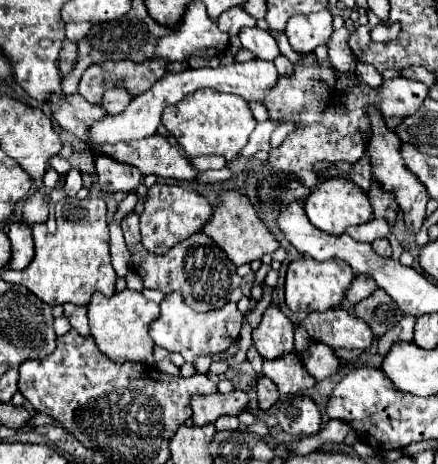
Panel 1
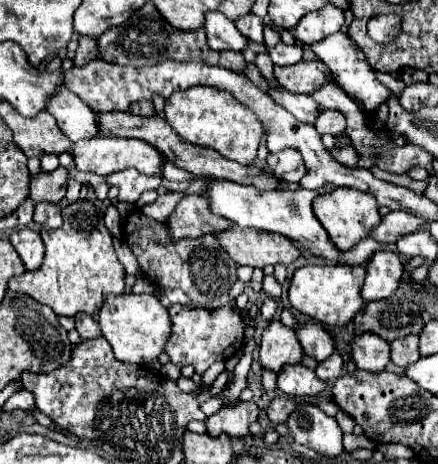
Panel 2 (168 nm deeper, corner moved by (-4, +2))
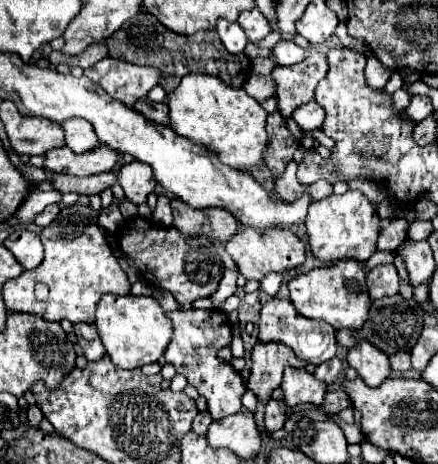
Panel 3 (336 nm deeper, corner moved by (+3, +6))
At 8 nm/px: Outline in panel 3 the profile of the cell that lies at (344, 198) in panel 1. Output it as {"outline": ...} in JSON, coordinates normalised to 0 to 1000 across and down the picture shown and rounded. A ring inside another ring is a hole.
{"outline":[[[792,412],[788,420],[760,420],[742,433],[710,438],[696,472],[696,494],[705,506],[710,541],[724,558],[742,567],[774,558],[838,563],[861,541],[870,472],[856,455],[856,442],[824,412]]]}

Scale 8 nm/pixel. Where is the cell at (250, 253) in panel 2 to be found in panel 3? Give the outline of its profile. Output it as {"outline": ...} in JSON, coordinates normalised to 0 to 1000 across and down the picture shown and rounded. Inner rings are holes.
{"outline":[[[555,489],[555,498],[541,502],[541,511],[532,511],[514,528],[514,537],[527,550],[527,558],[537,563],[546,588],[559,601],[582,601],[582,606],[596,606],[619,584],[646,588],[646,584],[674,580],[674,575],[696,567],[696,528],[692,528],[692,519],[669,498],[646,494],[646,489],[619,489],[619,494]]]}

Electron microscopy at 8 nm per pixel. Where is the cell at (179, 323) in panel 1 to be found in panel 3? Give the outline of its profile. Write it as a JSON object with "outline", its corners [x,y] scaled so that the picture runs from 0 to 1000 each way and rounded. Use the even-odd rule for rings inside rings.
{"outline":[[[432,666],[432,670],[390,670],[381,683],[395,692],[395,735],[386,739],[377,756],[377,778],[400,791],[409,808],[427,817],[432,830],[441,830],[459,856],[468,856],[482,899],[509,903],[518,894],[546,890],[555,881],[550,856],[564,843],[559,821],[546,800],[527,791],[527,782],[509,782],[495,774],[495,756],[527,735],[527,700],[518,692],[518,679],[486,666]]]}

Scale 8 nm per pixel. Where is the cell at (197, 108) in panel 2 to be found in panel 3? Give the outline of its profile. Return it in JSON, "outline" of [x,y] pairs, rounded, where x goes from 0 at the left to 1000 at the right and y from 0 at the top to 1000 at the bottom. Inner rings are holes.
{"outline":[[[432,157],[432,166],[418,166],[409,188],[381,209],[381,226],[395,282],[441,304],[459,304],[459,313],[477,313],[477,321],[495,321],[514,356],[573,364],[600,347],[610,321],[610,244],[559,200],[559,192],[532,192],[491,162]]]}

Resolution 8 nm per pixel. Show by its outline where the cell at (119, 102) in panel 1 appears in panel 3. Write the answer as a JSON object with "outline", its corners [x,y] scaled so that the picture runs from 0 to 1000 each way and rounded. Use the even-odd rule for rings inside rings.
{"outline":[[[326,209],[322,218],[313,218],[313,226],[304,226],[304,235],[326,244],[331,252],[340,252],[345,261],[386,269],[386,231],[381,231],[381,222],[349,222],[336,209]]]}

